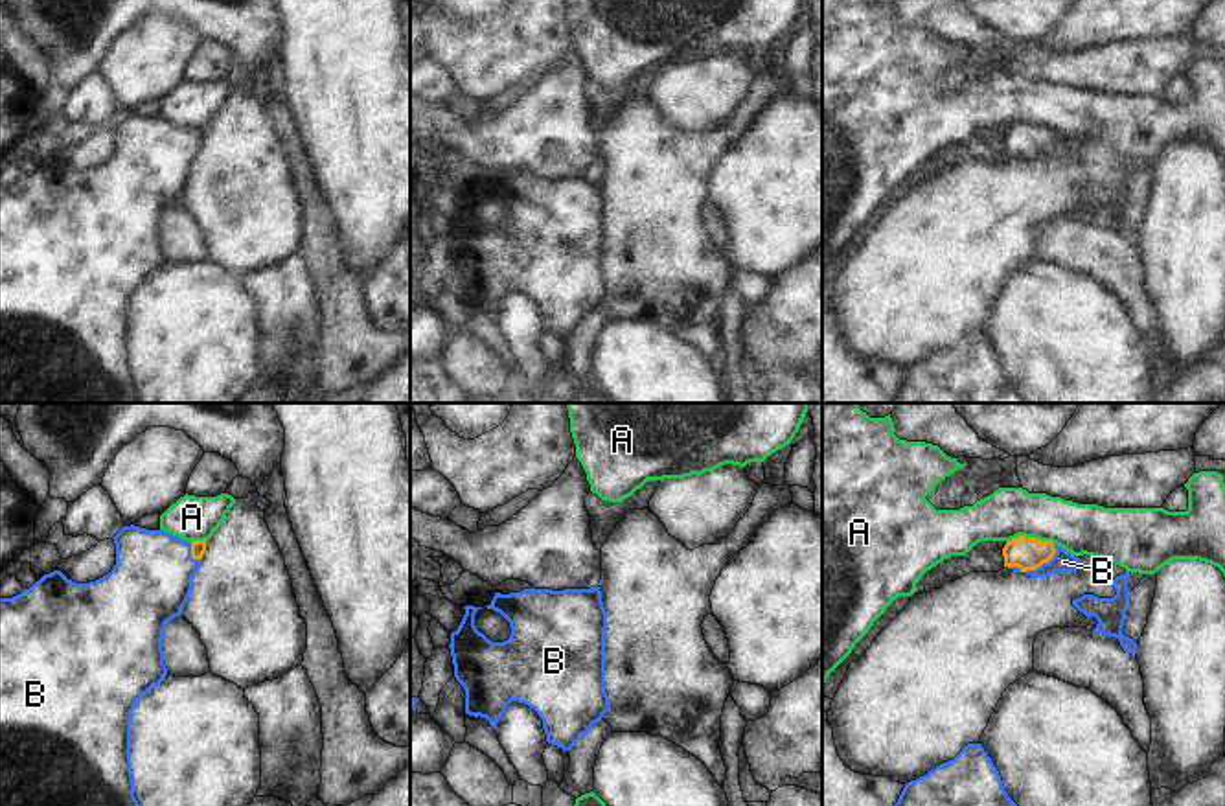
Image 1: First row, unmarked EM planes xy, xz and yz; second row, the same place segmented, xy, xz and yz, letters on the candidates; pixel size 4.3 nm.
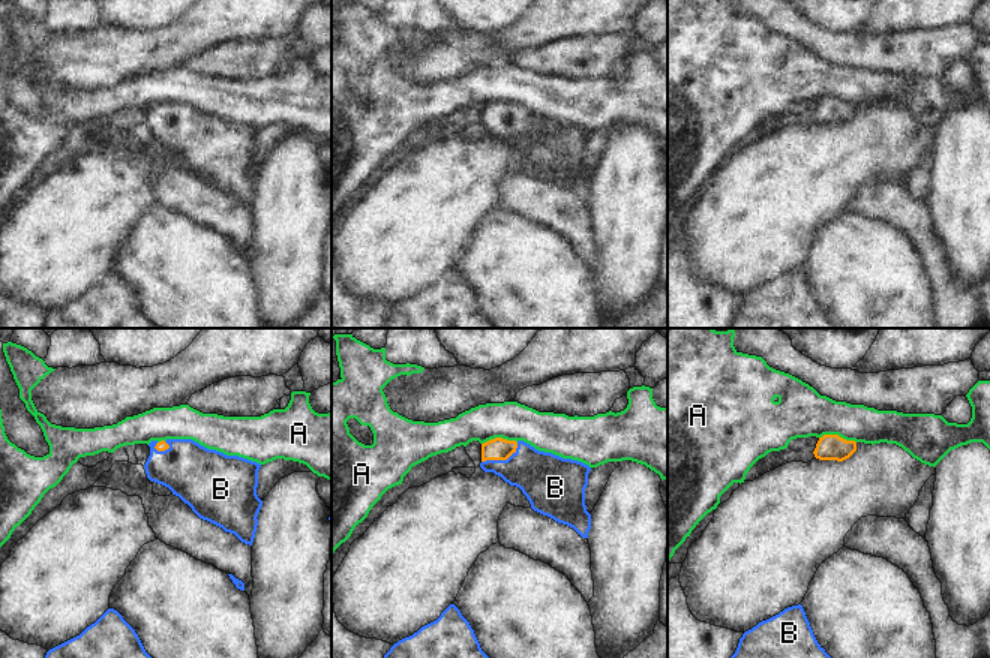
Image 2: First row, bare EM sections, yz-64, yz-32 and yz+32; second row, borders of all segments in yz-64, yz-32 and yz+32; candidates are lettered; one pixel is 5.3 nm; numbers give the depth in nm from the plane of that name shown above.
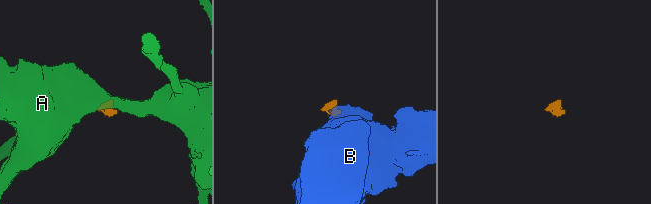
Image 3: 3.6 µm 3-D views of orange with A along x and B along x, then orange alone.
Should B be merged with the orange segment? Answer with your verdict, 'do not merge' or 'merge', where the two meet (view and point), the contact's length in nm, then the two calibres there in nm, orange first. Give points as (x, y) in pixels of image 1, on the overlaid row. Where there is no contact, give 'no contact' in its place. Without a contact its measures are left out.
merge; contact yz (1045, 562); length 190 nm; calibres 140 and 100 nm

